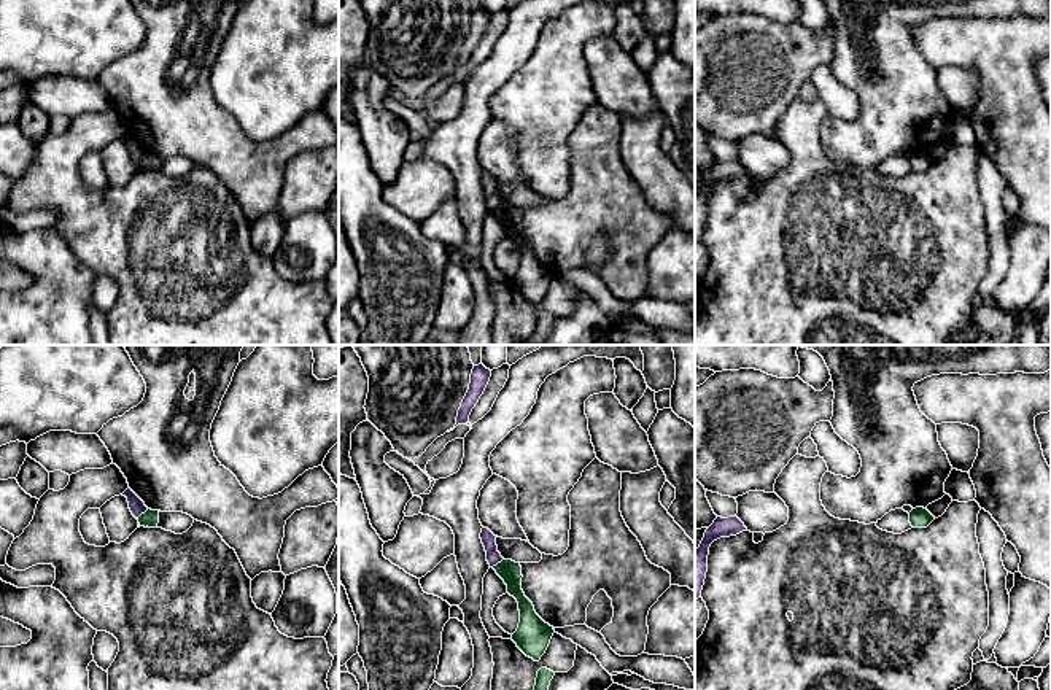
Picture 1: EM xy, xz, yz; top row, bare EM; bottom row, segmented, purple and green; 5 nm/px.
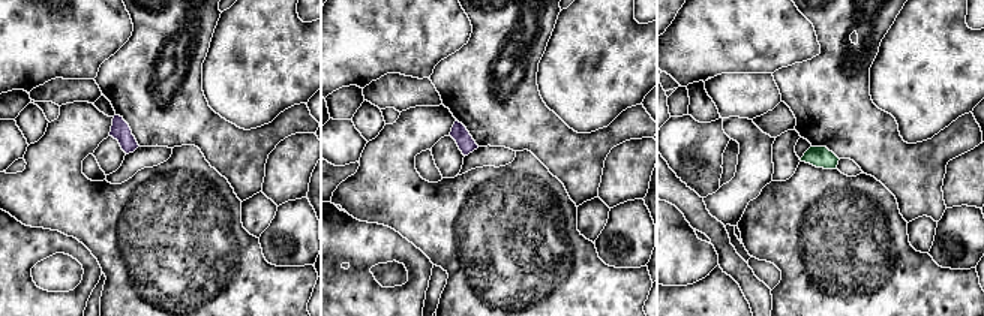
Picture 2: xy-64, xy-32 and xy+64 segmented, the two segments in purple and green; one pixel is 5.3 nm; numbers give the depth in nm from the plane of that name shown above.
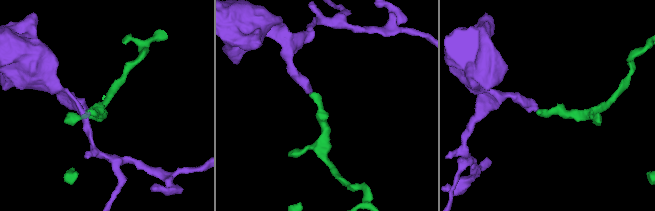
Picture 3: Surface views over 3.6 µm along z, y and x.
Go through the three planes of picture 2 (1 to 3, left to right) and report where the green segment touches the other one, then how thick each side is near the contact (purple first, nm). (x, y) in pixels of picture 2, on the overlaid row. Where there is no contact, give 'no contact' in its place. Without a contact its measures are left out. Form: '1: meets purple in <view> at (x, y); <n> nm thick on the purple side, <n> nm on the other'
1: no contact
2: no contact
3: no contact

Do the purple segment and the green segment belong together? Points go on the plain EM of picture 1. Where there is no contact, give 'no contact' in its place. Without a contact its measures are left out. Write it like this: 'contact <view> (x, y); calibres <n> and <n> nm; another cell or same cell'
contact xy (142, 156); calibres 80 and 90 nm; another cell

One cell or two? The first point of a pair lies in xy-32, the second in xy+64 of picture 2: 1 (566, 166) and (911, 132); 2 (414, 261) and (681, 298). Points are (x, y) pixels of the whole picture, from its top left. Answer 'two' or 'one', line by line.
1: two
2: one

